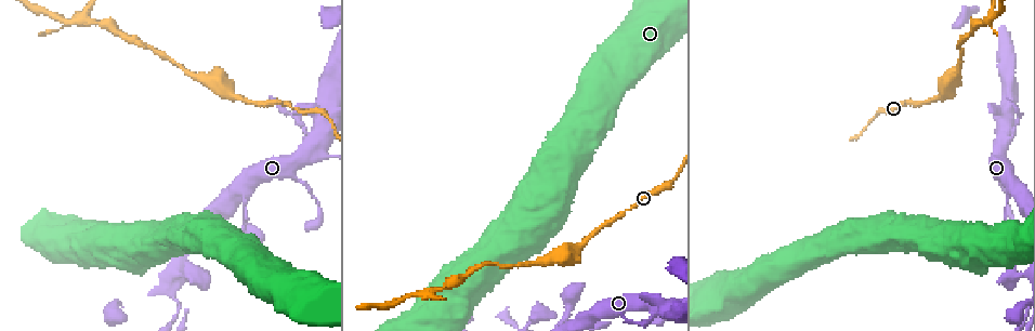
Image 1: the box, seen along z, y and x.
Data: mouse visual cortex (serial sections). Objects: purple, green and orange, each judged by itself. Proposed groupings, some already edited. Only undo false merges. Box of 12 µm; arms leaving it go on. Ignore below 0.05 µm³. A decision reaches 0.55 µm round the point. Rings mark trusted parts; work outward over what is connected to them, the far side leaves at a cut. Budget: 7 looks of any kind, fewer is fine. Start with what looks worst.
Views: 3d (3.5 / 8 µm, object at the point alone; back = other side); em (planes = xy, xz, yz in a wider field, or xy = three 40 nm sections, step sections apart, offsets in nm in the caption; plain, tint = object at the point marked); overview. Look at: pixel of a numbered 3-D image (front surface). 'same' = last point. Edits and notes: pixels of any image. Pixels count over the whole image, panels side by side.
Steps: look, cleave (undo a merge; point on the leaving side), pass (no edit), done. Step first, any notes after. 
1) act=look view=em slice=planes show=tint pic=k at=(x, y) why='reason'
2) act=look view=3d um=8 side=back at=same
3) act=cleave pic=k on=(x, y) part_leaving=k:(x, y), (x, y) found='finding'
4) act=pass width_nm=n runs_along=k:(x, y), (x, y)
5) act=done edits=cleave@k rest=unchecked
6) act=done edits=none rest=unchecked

act=look view=3d um=3.5 pic=1 at=(433, 288) why='arms part here'

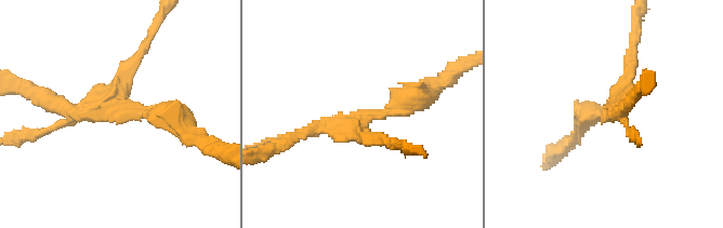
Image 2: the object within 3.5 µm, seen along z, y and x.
act=look view=em slice=xy step=5 show=tint pic=2 at=(606, 112) why='need the tissue'

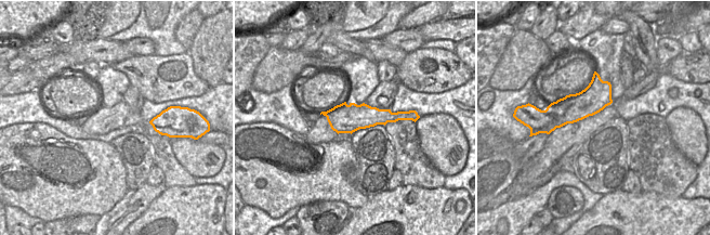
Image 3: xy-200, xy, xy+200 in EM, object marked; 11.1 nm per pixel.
act=pass runs_along=2:(423, 94), (386, 116), (298, 135) found='all the same cell'

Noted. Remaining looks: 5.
act=look view=3d um=3.5 side=back pic=1 at=(315, 141) why='looks like a crossing'

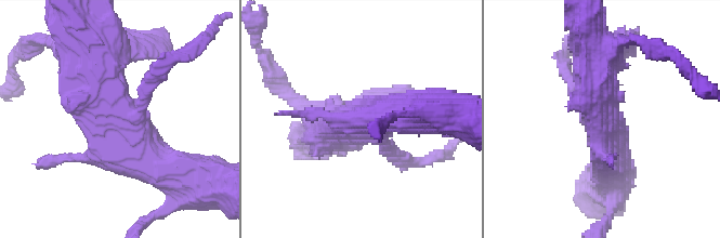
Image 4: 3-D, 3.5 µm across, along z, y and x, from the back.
act=look view=em slice=xy step=1 show=tint pic=4 at=(124, 123) arms=4 arm_widths_nm=150,200,600,600 why='now the EM'

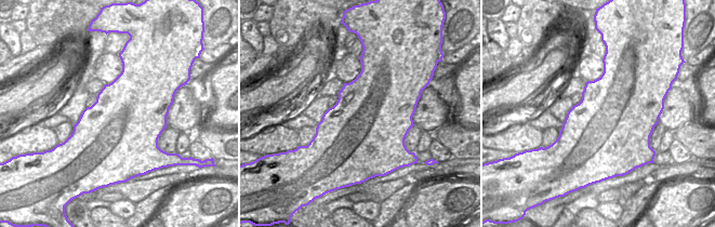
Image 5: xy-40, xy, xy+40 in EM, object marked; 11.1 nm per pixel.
act=look view=em slice=xy step=5 show=tint at=same why='cut it another way'

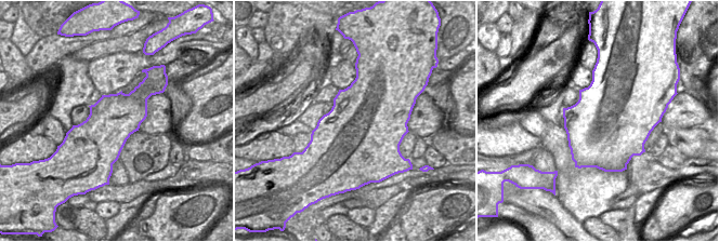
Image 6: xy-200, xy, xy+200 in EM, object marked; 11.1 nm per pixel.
act=pass runs_along=4:(193, 175), (156, 166), (93, 82) found='one cell here'

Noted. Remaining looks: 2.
act=look view=em slice=xy step=2 show=tint pic=1 at=(298, 304) why='thick turns thin'

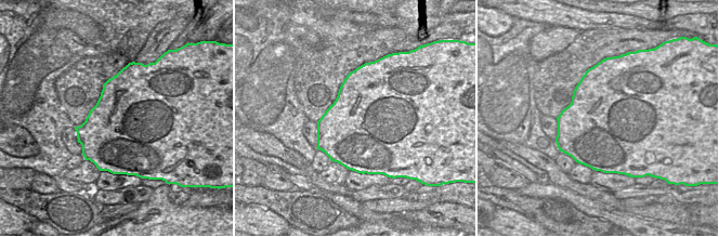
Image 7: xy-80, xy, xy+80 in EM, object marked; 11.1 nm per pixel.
act=look view=3d um=3.5 at=same

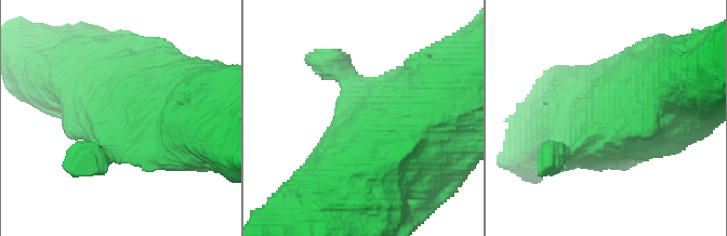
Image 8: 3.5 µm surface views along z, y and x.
act=pass runs_along=8:(673, 73), (609, 133), (597, 126) found='all the same cell'

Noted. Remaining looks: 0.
act=done edits=none rest=unchecked

